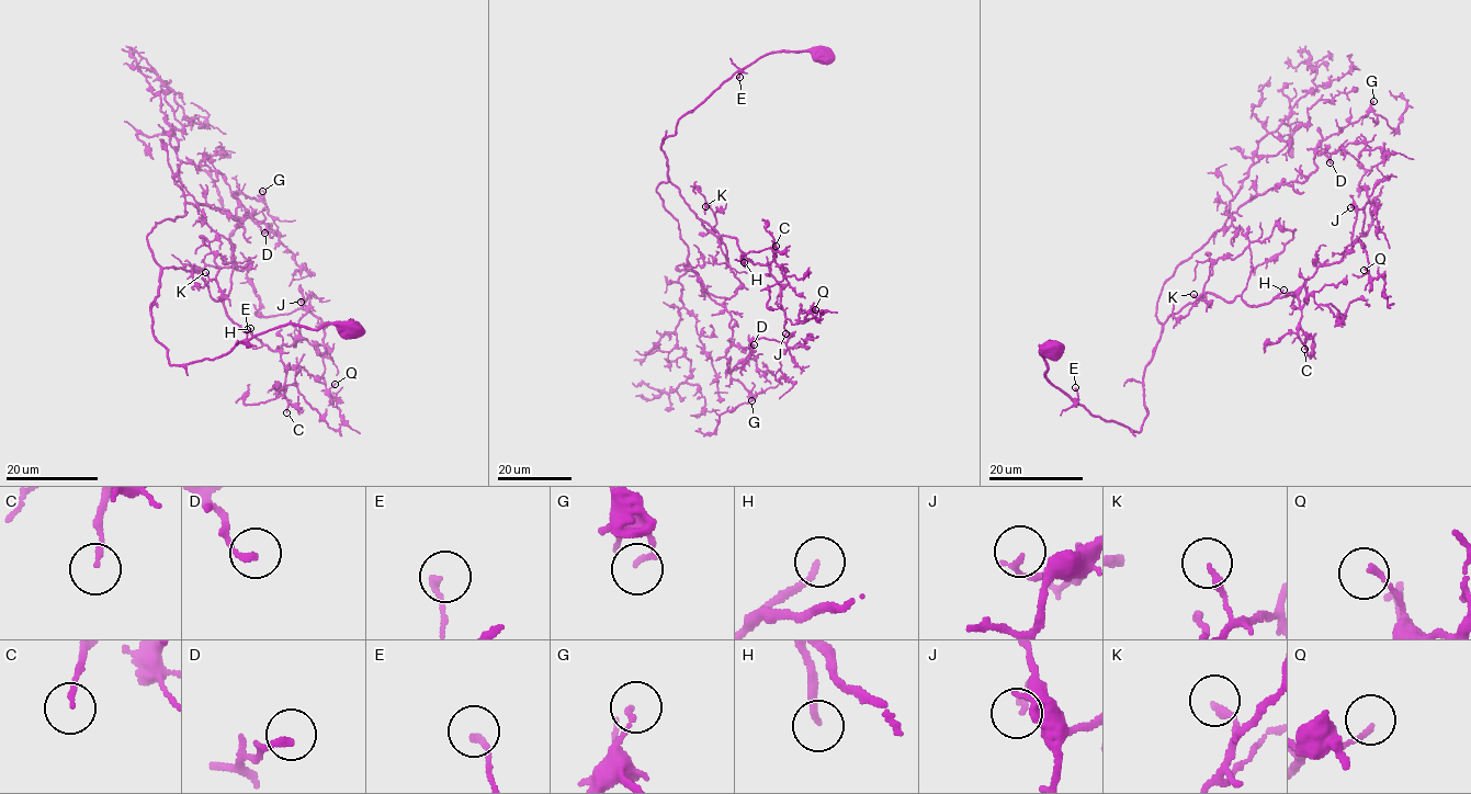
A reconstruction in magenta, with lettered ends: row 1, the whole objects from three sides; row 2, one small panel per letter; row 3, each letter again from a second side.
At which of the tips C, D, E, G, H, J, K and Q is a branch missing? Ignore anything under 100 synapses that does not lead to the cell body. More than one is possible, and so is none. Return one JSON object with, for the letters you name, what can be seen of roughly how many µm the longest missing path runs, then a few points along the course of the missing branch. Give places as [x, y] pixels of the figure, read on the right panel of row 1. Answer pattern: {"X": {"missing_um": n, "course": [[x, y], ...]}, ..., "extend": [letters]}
{"H": {"missing_um": 35, "course": [[1283, 290], [1282, 276], [1287, 265], [1310, 241], [1334, 246], [1370, 265], [1376, 270], [1368, 282]]}, "extend": ["H"]}

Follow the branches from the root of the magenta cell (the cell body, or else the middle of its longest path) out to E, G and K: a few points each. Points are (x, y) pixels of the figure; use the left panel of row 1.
E: (350, 328), (347, 324), (324, 324), (317, 329), (306, 329), (285, 324), (248, 340), (247, 329)
G: (350, 328), (285, 324), (169, 364), (147, 234), (188, 203), (237, 226), (232, 192), (262, 191)
K: (350, 328), (285, 324), (172, 365), (151, 328), (160, 271), (195, 272), (224, 299), (233, 264), (205, 272)

